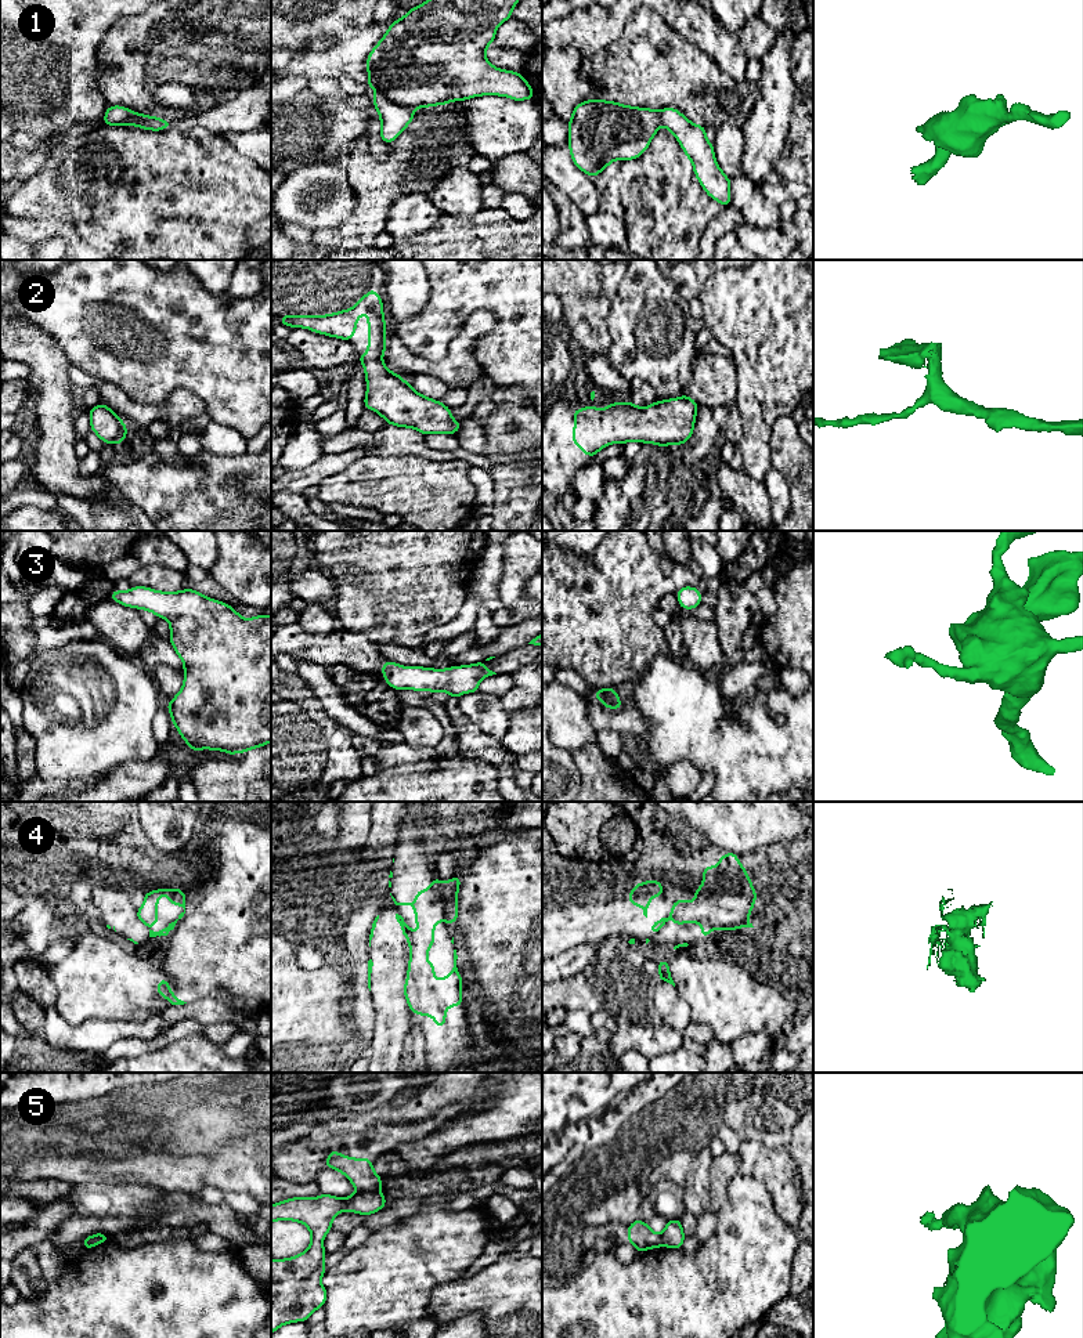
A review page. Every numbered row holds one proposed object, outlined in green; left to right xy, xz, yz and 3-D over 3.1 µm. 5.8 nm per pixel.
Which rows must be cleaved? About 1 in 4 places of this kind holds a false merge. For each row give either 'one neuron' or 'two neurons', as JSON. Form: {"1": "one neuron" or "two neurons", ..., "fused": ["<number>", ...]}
{"1": "two neurons", "2": "one neuron", "3": "one neuron", "4": "one neuron", "5": "two neurons", "fused": ["1", "5"]}

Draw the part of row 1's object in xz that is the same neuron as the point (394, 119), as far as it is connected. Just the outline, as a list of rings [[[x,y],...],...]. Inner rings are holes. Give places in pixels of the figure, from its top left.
[[[376,93],[373,106],[382,123],[380,138],[389,144],[394,141],[414,119],[414,109],[400,106],[380,93]]]

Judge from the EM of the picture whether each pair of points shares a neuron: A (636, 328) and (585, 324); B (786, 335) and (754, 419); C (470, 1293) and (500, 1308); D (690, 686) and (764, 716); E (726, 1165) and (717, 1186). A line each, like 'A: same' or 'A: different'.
A: different
B: same
C: same
D: same
E: same

